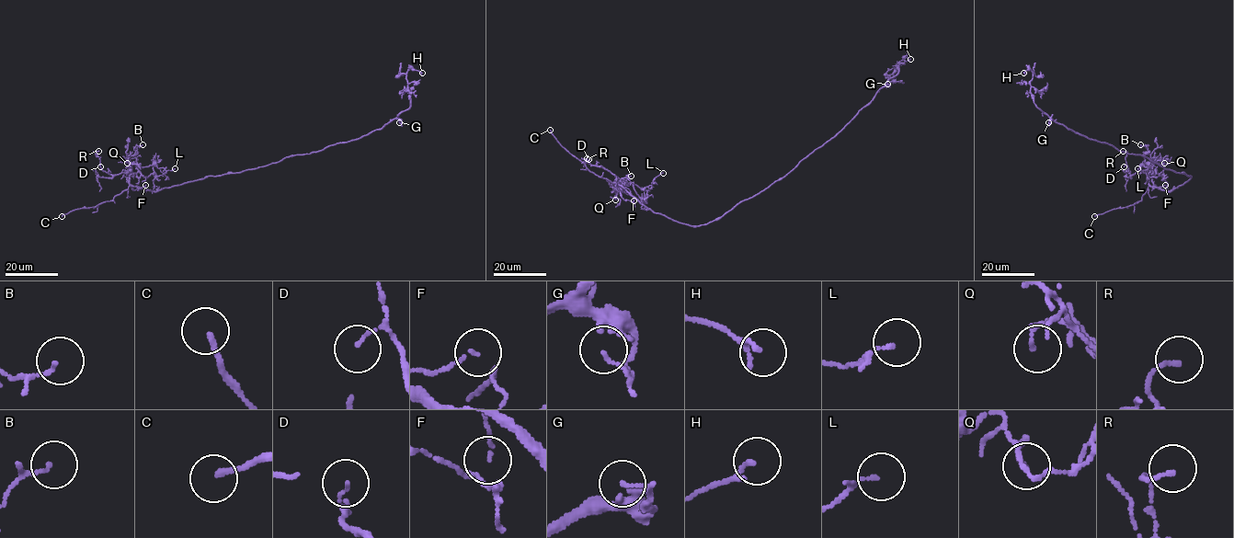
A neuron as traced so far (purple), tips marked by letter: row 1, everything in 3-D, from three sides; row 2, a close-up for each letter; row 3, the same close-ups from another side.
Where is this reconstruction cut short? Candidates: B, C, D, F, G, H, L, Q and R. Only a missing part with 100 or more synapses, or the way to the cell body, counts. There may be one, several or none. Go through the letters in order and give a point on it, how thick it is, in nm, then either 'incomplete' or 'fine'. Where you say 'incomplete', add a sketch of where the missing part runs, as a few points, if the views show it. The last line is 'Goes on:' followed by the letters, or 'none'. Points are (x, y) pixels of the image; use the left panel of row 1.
B: at (142, 144); 80 nm thick; fine
C: at (62, 216); 170 nm thick; incomplete; missing branch runs (62, 216), (43, 216), (37, 234)
D: at (100, 166); 80 nm thick; fine
F: at (145, 185); 50 nm thick; fine
G: at (399, 122); 110 nm thick; fine
H: at (422, 73); 110 nm thick; fine
L: at (175, 168); 80 nm thick; fine
Q: at (127, 163); 130 nm thick; fine
R: at (98, 151); 130 nm thick; fine
Goes on: C

